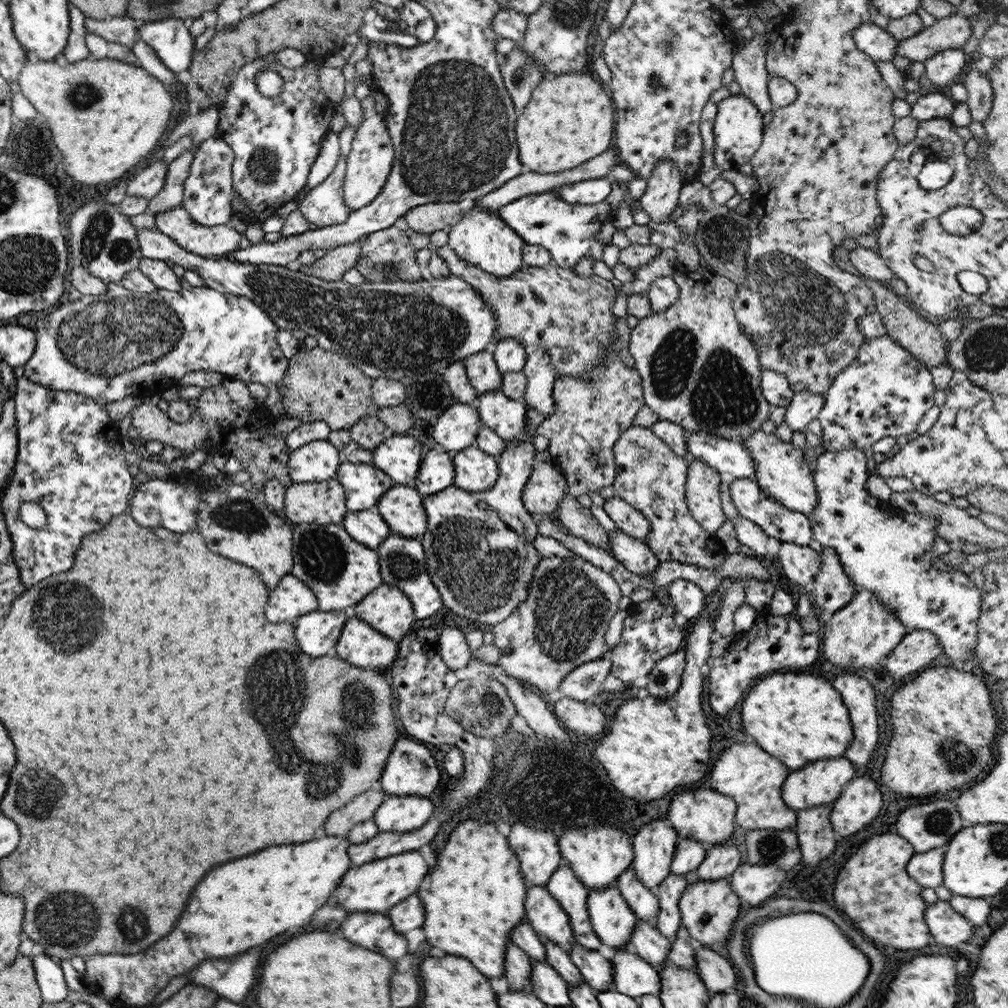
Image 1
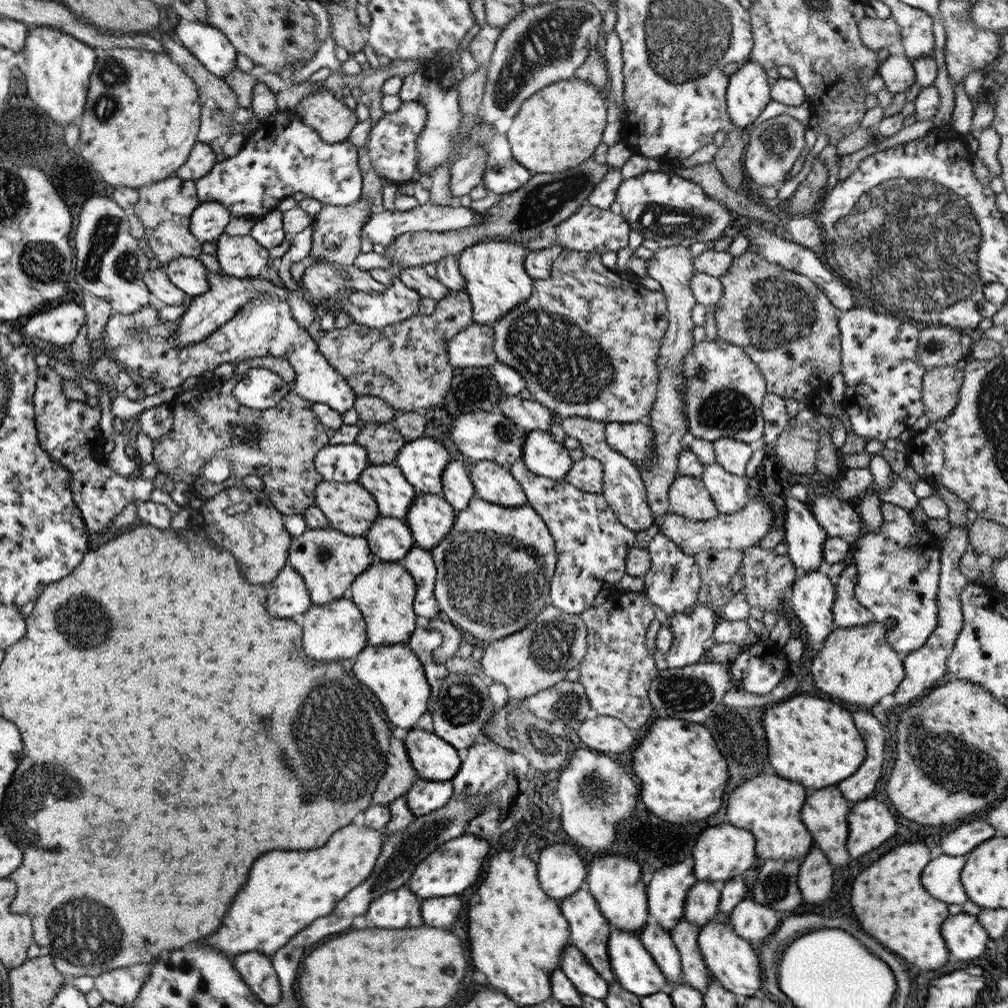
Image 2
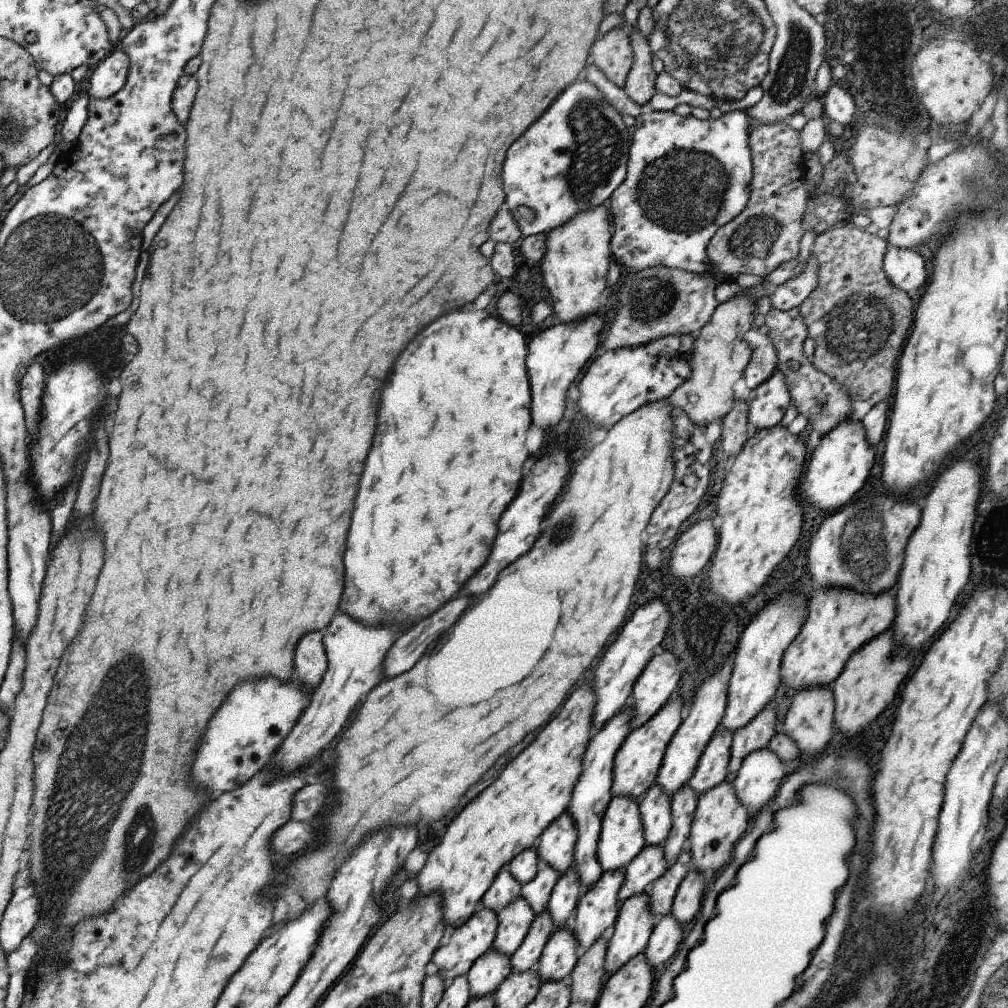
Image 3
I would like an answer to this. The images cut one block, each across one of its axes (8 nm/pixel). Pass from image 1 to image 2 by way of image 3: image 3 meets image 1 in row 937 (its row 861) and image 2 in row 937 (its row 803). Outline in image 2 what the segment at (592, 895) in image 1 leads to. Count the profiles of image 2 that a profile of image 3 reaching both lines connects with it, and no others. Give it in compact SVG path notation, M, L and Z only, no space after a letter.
M610 928L607 958L615 980L638 997L665 990L665 976L657 968L637 934Z

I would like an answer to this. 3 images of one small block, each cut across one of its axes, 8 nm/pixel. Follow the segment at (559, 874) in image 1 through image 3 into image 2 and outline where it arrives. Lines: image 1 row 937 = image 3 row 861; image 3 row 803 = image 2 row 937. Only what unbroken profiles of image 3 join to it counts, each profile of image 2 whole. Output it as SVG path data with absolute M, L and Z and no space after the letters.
M585 882L575 894L559 901L559 910L569 925L569 943L583 954L585 960L606 983L611 984L615 980L607 958L607 940L611 927L599 912L597 903L589 894Z

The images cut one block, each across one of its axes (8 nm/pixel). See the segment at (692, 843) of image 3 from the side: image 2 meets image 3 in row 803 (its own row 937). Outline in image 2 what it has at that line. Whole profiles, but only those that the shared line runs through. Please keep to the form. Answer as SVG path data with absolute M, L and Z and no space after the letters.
M711 921L701 926L696 938L708 974L738 999L754 996L762 989L757 949L735 934L731 924Z

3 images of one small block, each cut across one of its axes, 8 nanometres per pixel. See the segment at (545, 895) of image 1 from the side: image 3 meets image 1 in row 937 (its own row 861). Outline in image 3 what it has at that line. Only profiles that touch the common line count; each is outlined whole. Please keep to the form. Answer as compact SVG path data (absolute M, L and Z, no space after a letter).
M561 812L538 836L535 848L537 856L553 866L560 875L573 862L573 847L577 840L577 830L567 812Z

